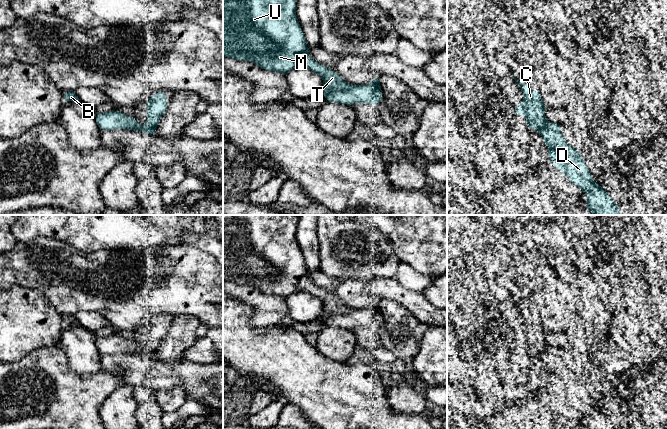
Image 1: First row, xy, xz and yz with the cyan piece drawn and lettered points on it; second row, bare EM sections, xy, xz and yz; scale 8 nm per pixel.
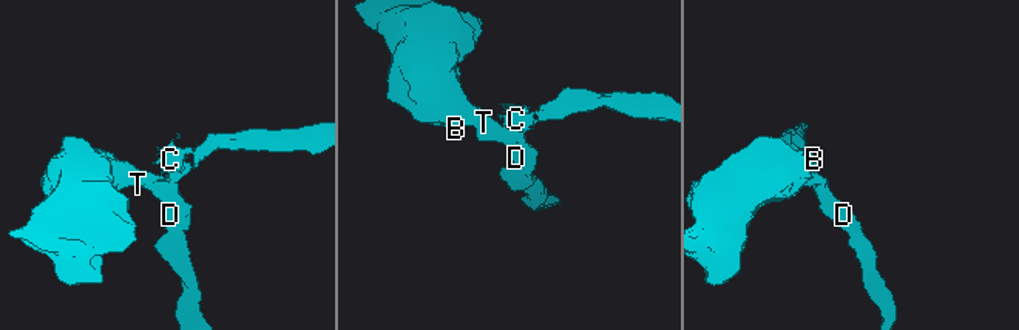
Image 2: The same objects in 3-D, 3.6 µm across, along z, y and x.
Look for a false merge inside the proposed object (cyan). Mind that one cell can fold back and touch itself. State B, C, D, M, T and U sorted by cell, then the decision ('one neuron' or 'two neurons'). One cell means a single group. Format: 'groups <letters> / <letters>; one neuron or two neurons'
groups B D M T U / C; two neurons

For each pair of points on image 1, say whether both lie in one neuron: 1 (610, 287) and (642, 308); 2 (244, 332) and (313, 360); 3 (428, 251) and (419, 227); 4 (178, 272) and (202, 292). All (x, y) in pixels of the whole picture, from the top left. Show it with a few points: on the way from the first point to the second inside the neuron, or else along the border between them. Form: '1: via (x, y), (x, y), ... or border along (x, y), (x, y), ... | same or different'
1: via (618, 292), (634, 306) | same
2: via (261, 349), (279, 360), (296, 360) | same
3: via (428, 245), (428, 236), (425, 233) | same
4: via (184, 278), (196, 286) | same

